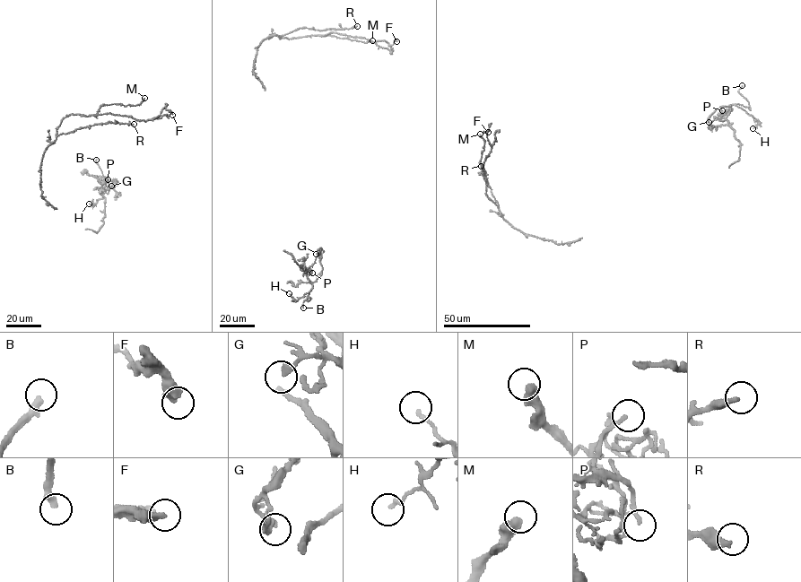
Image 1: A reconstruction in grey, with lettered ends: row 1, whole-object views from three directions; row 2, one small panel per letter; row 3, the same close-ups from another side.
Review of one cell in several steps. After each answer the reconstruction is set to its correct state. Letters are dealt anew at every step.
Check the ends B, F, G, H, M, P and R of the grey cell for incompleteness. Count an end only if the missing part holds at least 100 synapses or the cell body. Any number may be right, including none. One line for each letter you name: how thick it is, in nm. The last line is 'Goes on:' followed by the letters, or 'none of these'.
B: calibre 340 nm
R: calibre 320 nm
Goes on: B, R

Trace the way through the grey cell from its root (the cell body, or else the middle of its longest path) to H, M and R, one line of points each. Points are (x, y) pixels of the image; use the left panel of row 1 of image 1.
H: (56, 209), (97, 232), (105, 215), (100, 188), (108, 179), (101, 198), (95, 204), (89, 204)
M: (56, 209), (42, 196), (40, 167), (63, 119), (70, 114), (94, 116), (105, 105), (140, 104), (144, 98)
R: (56, 209), (42, 196), (40, 167), (44, 152), (57, 136), (96, 124), (134, 124)

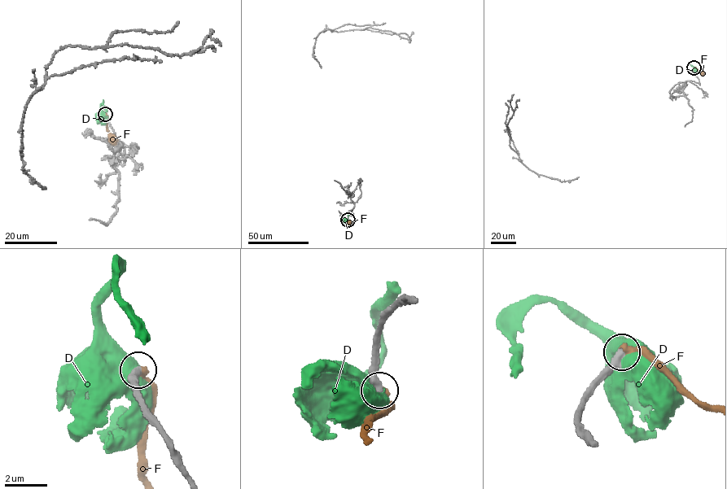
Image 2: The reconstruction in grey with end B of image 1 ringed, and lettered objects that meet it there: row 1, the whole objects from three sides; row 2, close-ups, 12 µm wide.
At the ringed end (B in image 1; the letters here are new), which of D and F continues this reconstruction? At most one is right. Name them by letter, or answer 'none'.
F

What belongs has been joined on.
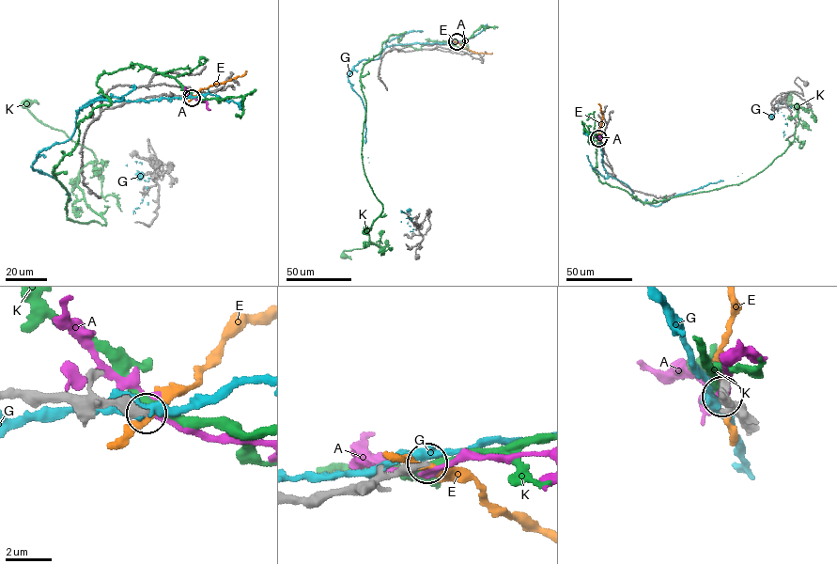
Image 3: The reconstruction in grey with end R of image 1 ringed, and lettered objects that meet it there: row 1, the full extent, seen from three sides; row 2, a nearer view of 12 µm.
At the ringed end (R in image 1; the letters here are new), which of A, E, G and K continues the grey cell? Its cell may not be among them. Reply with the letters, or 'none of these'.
none of these

